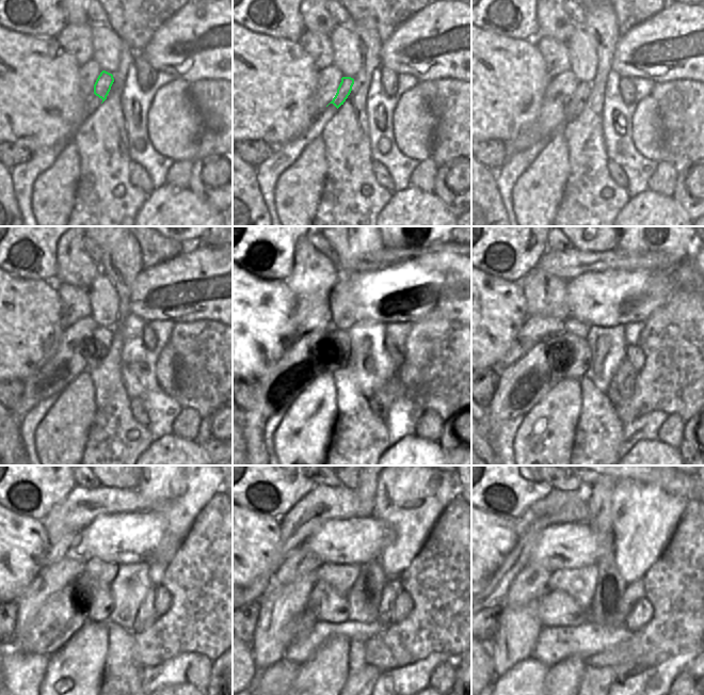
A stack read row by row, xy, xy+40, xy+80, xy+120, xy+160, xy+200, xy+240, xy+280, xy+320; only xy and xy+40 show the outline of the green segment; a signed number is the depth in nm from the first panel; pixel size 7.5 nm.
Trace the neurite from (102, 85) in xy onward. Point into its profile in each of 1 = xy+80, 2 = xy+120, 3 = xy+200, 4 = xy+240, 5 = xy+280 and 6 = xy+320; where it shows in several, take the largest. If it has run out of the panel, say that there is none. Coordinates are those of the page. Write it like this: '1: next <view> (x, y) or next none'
1: next xy+80 (576, 104)
2: next xy+120 (95, 348)
3: next xy+200 (572, 359)
4: next xy+240 (93, 601)
5: next xy+280 (324, 604)
6: next xy+320 (556, 607)

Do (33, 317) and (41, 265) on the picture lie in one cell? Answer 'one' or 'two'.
two

